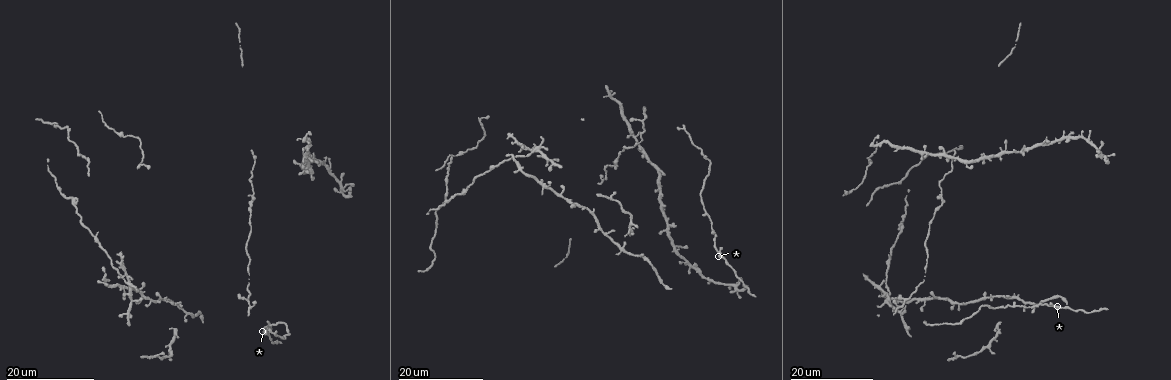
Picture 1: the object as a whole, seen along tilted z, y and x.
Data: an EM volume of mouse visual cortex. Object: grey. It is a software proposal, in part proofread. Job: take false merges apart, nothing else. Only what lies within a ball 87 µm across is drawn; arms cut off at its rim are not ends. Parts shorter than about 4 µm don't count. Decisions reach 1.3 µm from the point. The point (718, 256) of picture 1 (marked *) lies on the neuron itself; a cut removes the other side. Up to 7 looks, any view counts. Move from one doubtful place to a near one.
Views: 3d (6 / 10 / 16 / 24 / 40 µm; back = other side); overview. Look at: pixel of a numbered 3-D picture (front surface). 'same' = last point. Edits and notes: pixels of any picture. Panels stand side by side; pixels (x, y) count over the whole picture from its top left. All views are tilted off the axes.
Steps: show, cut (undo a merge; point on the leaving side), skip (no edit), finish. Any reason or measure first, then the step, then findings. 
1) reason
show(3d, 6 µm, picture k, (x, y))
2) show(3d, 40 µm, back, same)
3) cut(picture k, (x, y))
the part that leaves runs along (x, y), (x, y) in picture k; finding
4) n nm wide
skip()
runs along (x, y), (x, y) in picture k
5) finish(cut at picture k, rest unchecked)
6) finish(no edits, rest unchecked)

a fork
show(3d, 16 µm, picture 1, (600, 179))

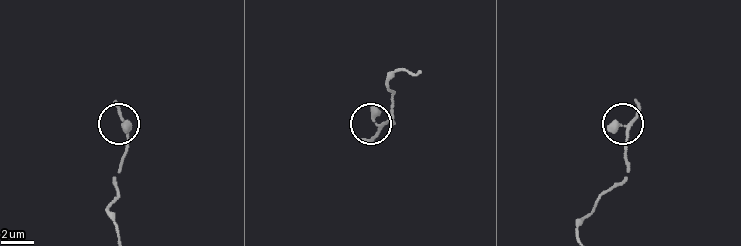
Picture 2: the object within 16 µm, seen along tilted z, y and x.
show(3d, 10 µm, picture 2, (377, 125))

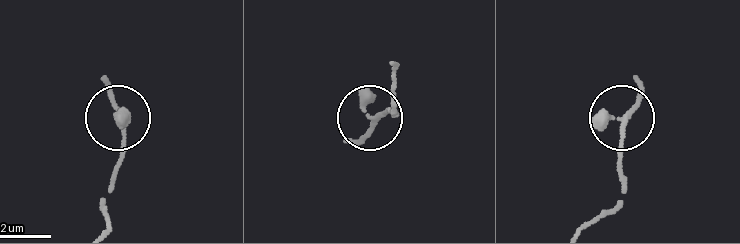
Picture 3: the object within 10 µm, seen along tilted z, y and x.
side arm 40 µm
skip()
runs along (586, 227), (623, 194), (621, 118) in picture 3; continuous, no second neuron

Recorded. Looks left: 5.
three arms meet
show(3d, 24 µm, picture 1, (646, 156))

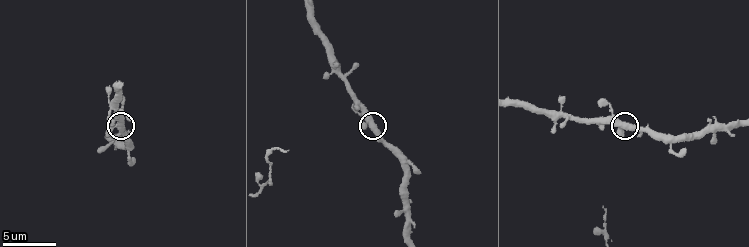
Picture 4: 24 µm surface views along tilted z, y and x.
show(3d, 6 µm, picture 4, (617, 123))

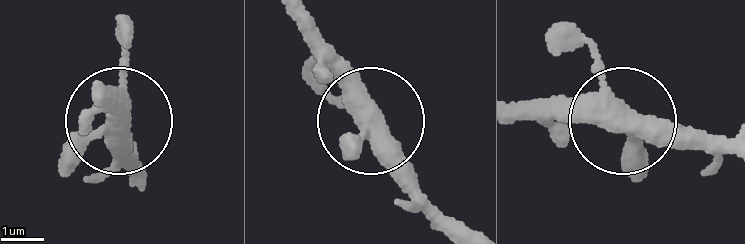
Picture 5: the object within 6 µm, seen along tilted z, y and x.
390 nm wide
skip()
all the same neuron

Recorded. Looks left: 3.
arms part here
show(3d, 24 µm, picture 1, (906, 300))

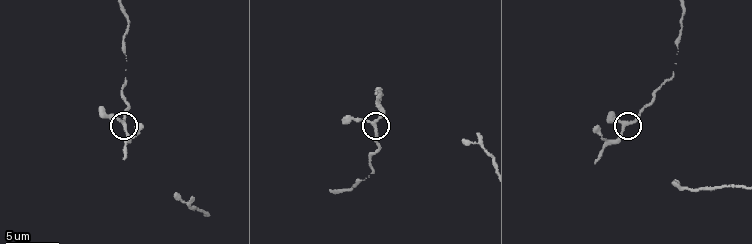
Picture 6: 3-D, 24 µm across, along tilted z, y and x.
show(3d, 10 µm, picture 6, (623, 123))

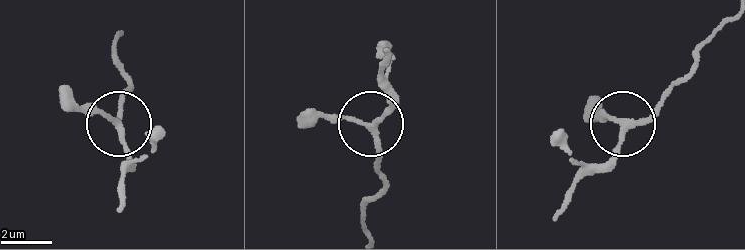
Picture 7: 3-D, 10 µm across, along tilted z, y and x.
180 nm wide
skip()
all the same neuron

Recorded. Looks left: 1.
finish(no edits, rest unchecked)

